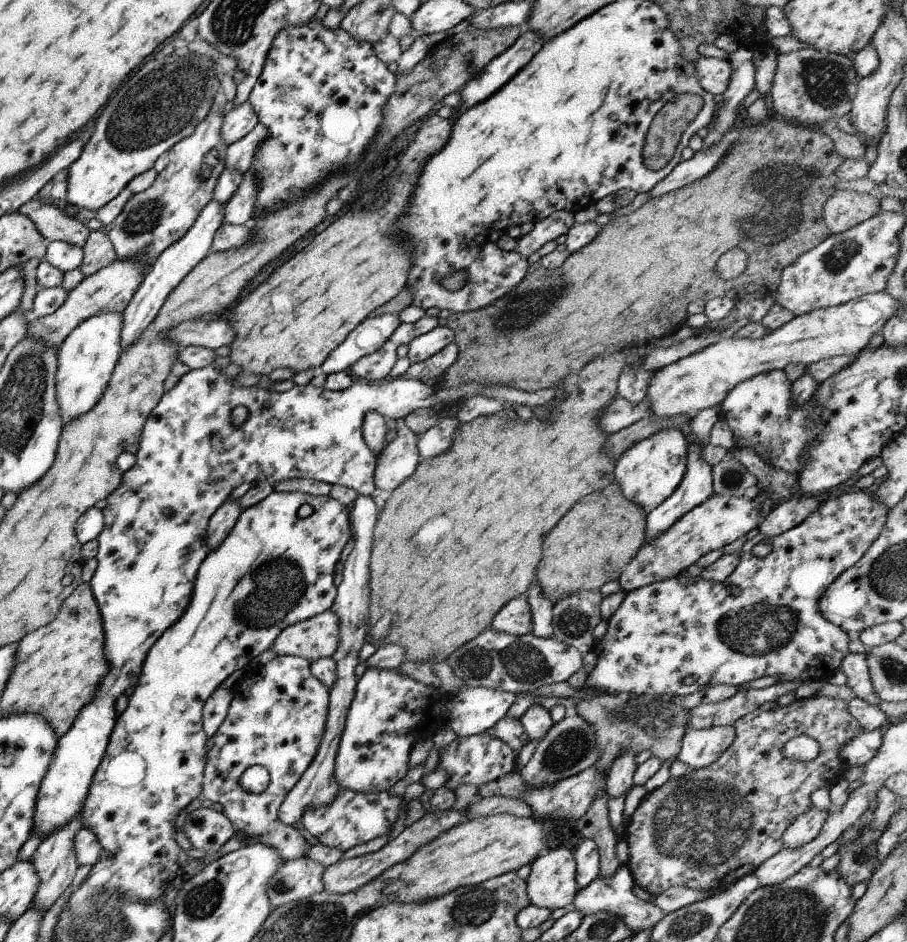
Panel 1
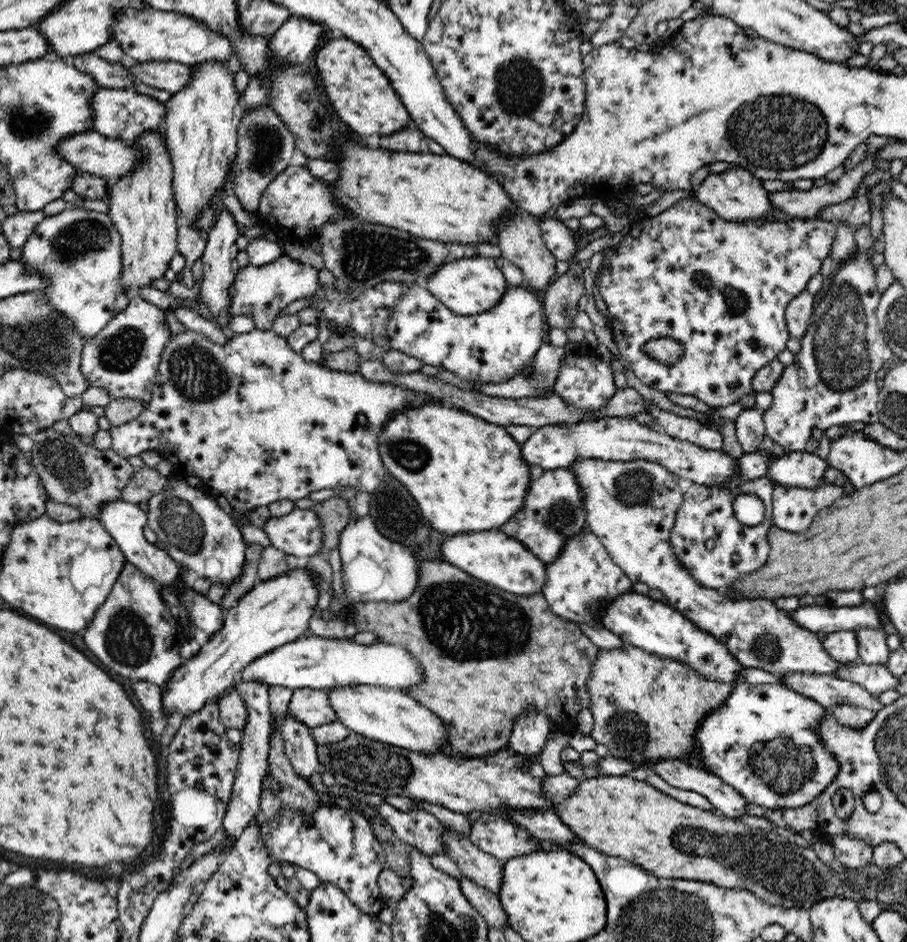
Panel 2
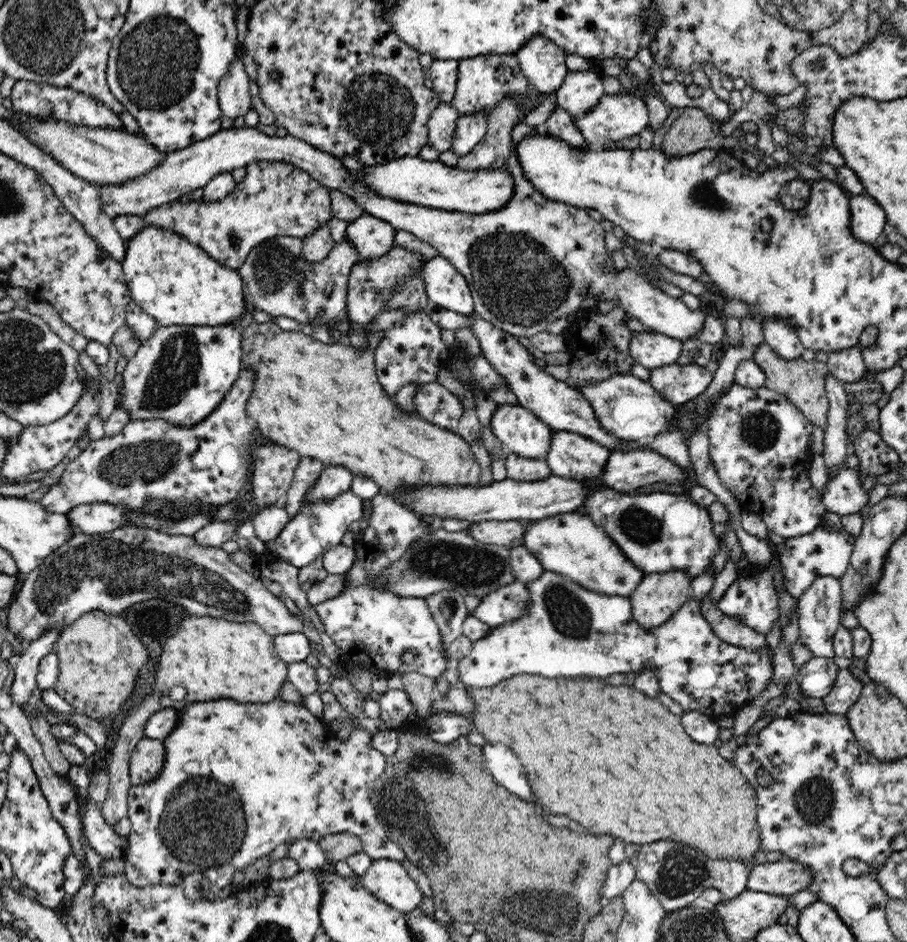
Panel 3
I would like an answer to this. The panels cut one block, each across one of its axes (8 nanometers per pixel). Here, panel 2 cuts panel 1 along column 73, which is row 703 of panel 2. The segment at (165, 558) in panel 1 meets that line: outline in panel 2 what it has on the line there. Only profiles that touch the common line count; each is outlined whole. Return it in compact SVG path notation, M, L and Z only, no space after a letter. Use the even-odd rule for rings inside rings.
M734 683L726 700L697 724L692 744L694 755L704 769L735 788L747 803L772 810L800 808L812 802L839 769L839 762L828 755L818 741L817 726L829 710L780 684Z

